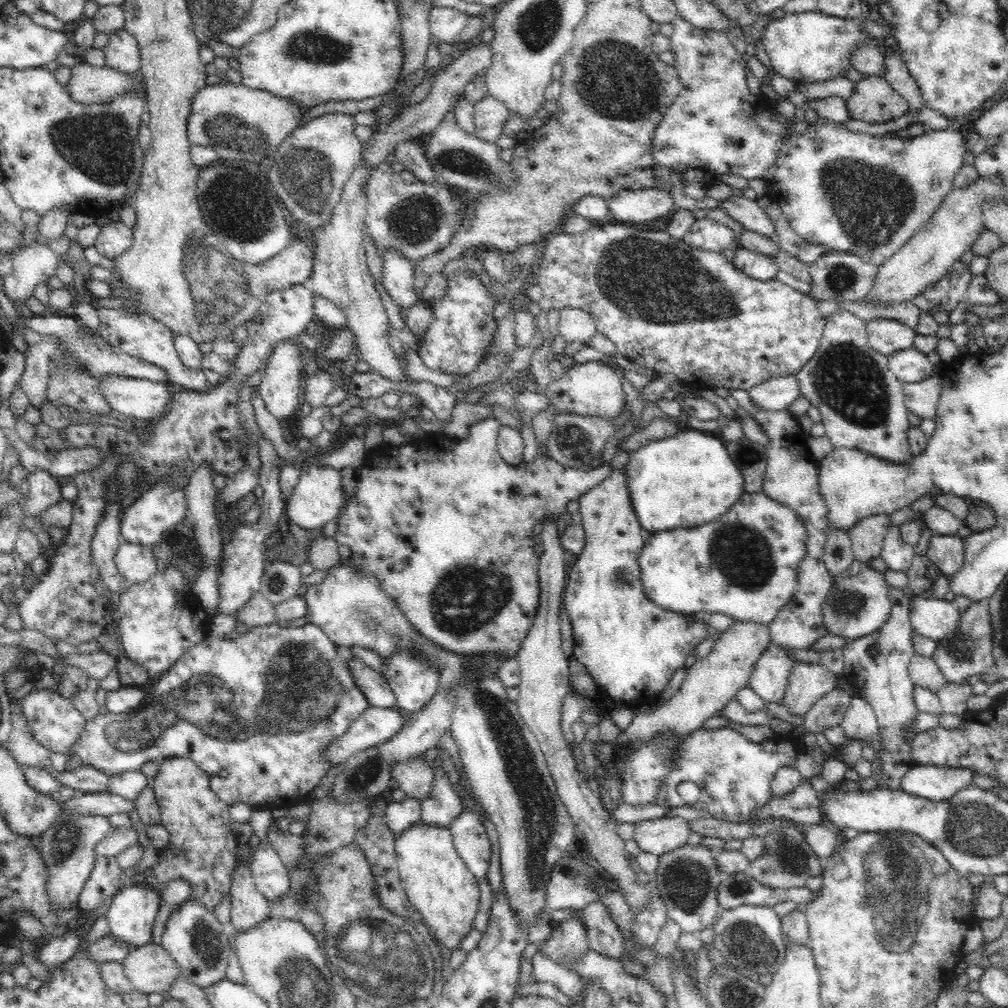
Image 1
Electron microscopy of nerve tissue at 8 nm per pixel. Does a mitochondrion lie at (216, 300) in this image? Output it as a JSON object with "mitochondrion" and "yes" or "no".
{"mitochondrion":"yes"}

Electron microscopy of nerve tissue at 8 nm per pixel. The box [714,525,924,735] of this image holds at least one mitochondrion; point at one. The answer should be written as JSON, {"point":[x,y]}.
{"point":[849,603]}

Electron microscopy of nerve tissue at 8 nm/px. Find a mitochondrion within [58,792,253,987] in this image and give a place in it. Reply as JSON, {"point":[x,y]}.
{"point":[206,943]}

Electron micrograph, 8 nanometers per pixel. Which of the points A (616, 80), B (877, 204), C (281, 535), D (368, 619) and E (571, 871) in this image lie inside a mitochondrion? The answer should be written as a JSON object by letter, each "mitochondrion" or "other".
{"A":"mitochondrion","B":"mitochondrion","C":"other","D":"mitochondrion","E":"mitochondrion"}

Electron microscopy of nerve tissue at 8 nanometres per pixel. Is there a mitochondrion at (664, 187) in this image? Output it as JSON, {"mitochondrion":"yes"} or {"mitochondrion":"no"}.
{"mitochondrion":"no"}

